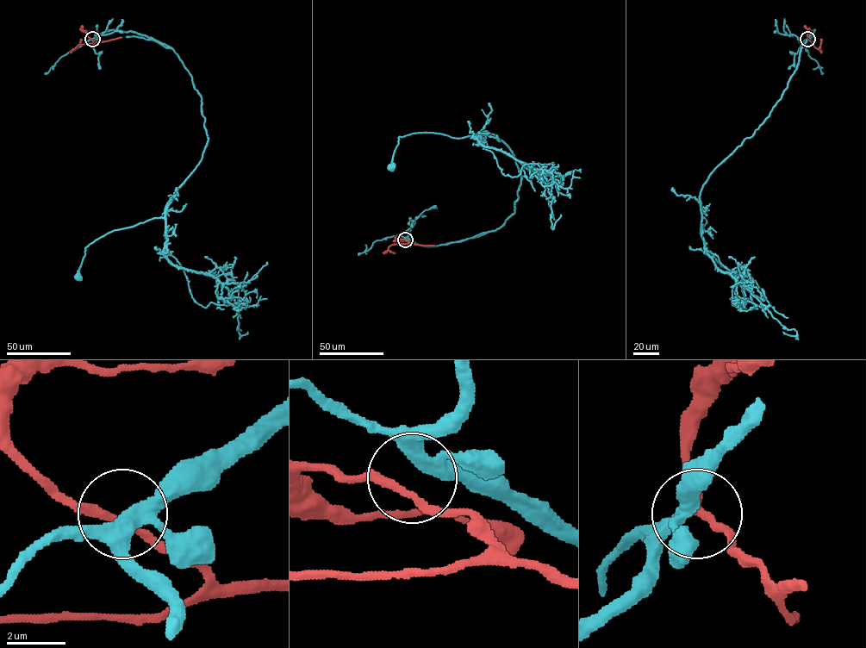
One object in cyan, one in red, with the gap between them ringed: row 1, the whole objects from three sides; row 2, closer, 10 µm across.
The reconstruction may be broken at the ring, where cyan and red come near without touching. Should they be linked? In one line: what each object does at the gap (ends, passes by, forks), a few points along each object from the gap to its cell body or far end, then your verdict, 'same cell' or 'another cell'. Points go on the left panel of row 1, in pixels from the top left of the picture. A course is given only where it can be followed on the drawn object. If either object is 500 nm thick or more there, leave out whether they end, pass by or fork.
cyan forks | red passes by | cyan via (92, 38), (121, 30), (171, 48), (201, 98), (208, 140), (165, 215), (95, 239), (85, 247), (77, 277) | red via (92, 39), (95, 42), (80, 44), (75, 48), (82, 39) | same cell

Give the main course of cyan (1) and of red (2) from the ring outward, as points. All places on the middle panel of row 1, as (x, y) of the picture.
1: (406, 239), (435, 246), (498, 228), (514, 213), (521, 175), (509, 148), (486, 131), (399, 136), (389, 166)
2: (405, 239), (409, 242), (389, 246), (389, 250), (395, 252)

